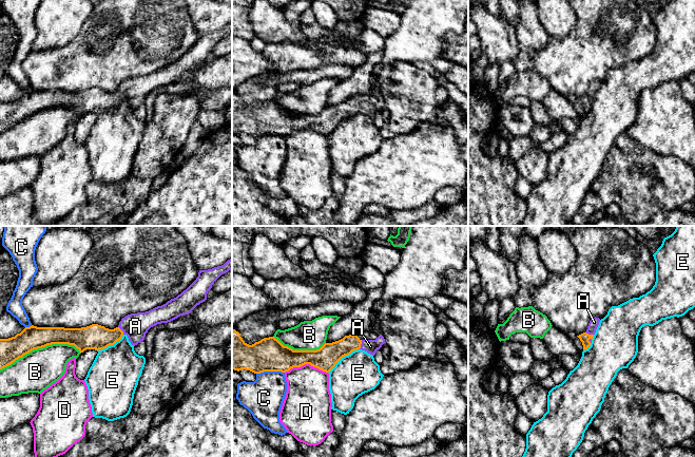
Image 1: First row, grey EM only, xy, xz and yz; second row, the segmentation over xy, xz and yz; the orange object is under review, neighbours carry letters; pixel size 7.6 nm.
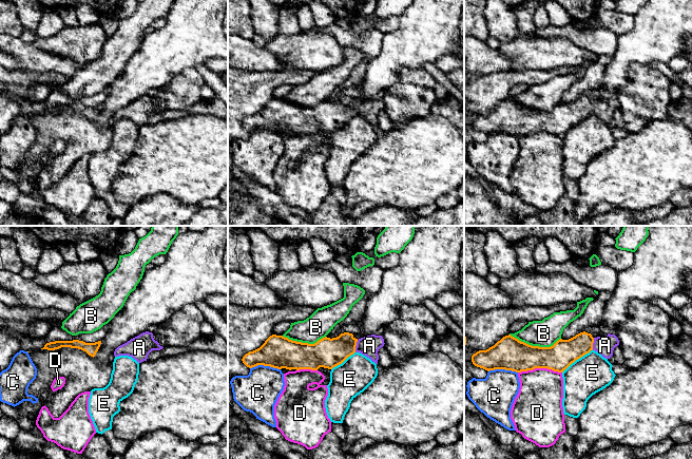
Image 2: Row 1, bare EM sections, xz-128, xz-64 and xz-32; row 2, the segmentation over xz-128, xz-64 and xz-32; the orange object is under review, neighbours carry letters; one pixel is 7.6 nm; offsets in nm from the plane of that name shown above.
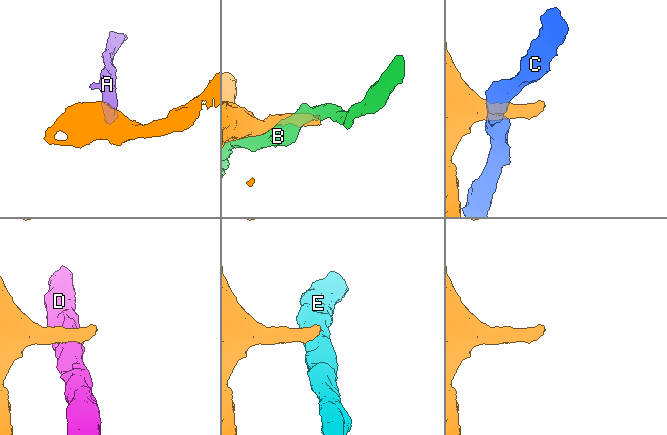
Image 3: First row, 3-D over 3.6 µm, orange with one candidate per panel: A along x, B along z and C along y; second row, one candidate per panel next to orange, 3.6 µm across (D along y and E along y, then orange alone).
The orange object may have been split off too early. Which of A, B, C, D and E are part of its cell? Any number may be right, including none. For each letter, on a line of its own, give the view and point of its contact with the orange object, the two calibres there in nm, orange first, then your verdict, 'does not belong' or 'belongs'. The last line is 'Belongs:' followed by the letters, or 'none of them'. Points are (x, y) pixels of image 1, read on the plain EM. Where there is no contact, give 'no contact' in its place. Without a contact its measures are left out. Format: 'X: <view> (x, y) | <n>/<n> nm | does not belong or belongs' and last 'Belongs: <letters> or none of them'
A: xz (361, 107) | 170/100 nm | belongs
B: xy (40, 111) | 180/300 nm | does not belong
C: xz (270, 134) | 260/300 nm | does not belong
D: xz (306, 127) | 220/340 nm | does not belong
E: xz (343, 119) | 180/320 nm | does not belong
Belongs: A

